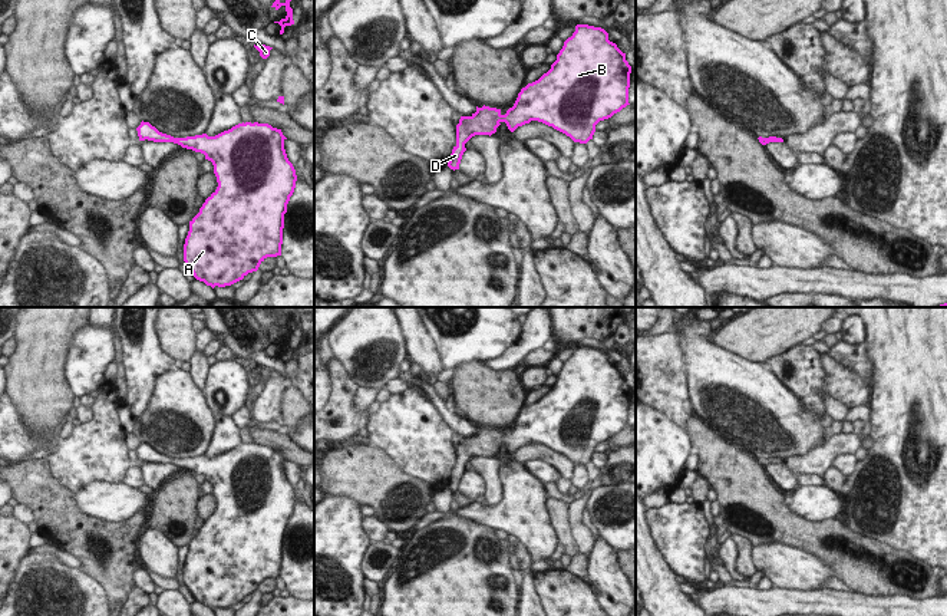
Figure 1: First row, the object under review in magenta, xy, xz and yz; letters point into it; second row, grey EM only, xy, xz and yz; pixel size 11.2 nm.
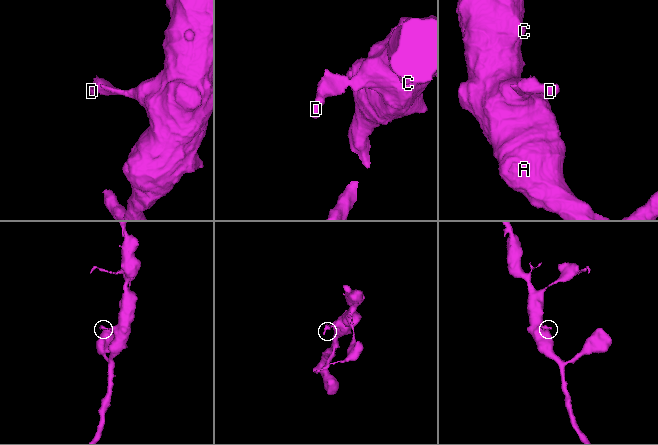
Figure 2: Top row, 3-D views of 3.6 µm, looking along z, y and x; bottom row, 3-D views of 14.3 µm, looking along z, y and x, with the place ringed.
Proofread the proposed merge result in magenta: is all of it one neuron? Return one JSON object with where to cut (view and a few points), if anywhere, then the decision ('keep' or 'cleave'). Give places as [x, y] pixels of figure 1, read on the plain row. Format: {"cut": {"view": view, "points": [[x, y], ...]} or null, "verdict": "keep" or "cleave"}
{"cut": null, "verdict": "keep"}

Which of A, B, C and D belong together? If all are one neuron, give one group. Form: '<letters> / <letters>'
A B C D

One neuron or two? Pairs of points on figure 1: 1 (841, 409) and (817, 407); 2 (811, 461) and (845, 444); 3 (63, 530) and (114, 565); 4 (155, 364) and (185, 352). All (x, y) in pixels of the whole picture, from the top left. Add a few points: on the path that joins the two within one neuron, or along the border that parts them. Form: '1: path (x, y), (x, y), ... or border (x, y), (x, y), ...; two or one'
1: border (828, 395), (825, 399), (825, 415); two
2: path (820, 458), (837, 445); one
3: path (76, 539), (101, 563); one
4: border (155, 326), (159, 346), (178, 364); two

